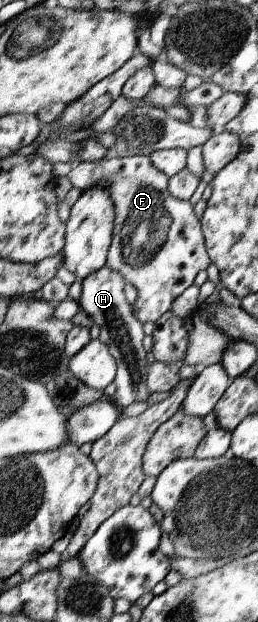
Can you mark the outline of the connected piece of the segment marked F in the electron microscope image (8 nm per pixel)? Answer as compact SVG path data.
M140 154L122 158L108 156L99 162L74 164L67 175L73 187L82 191L104 186L111 192L115 202L115 227L106 265L136 287L133 314L143 324L162 318L174 299L211 264L203 229L192 205L171 194L169 176L154 169L150 160Z

